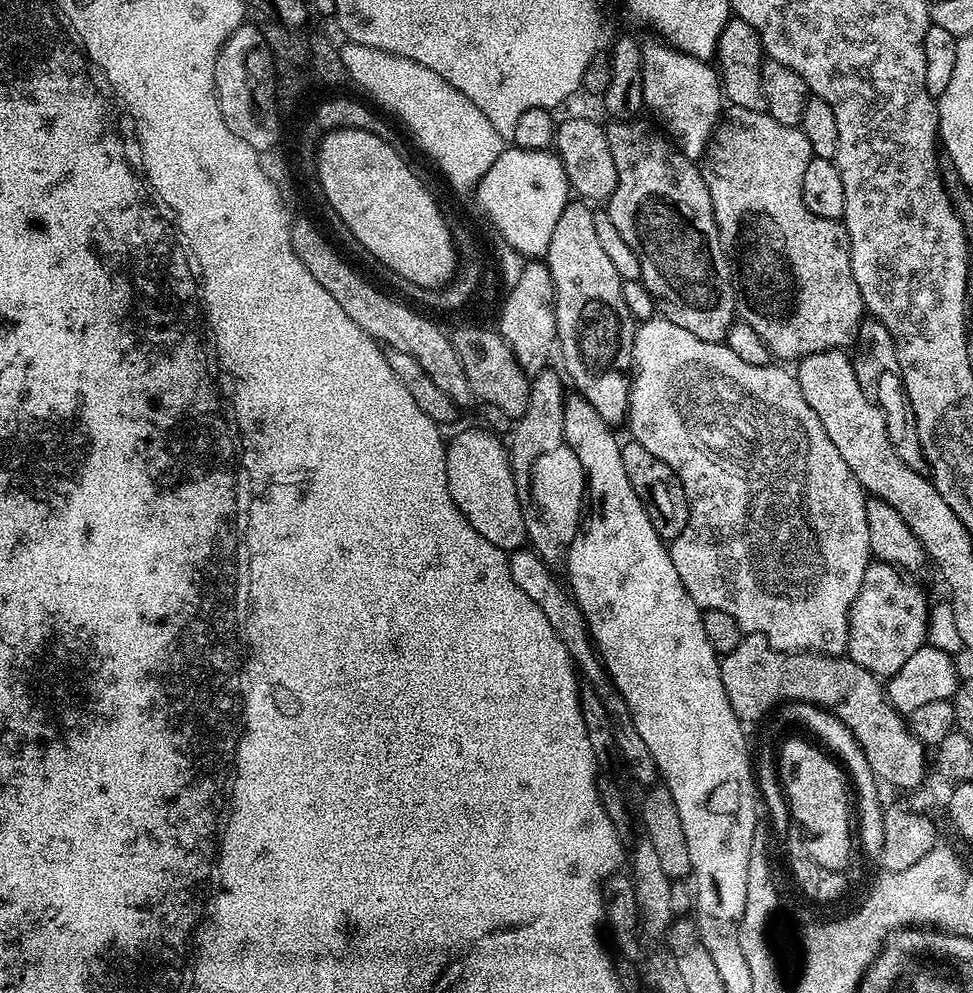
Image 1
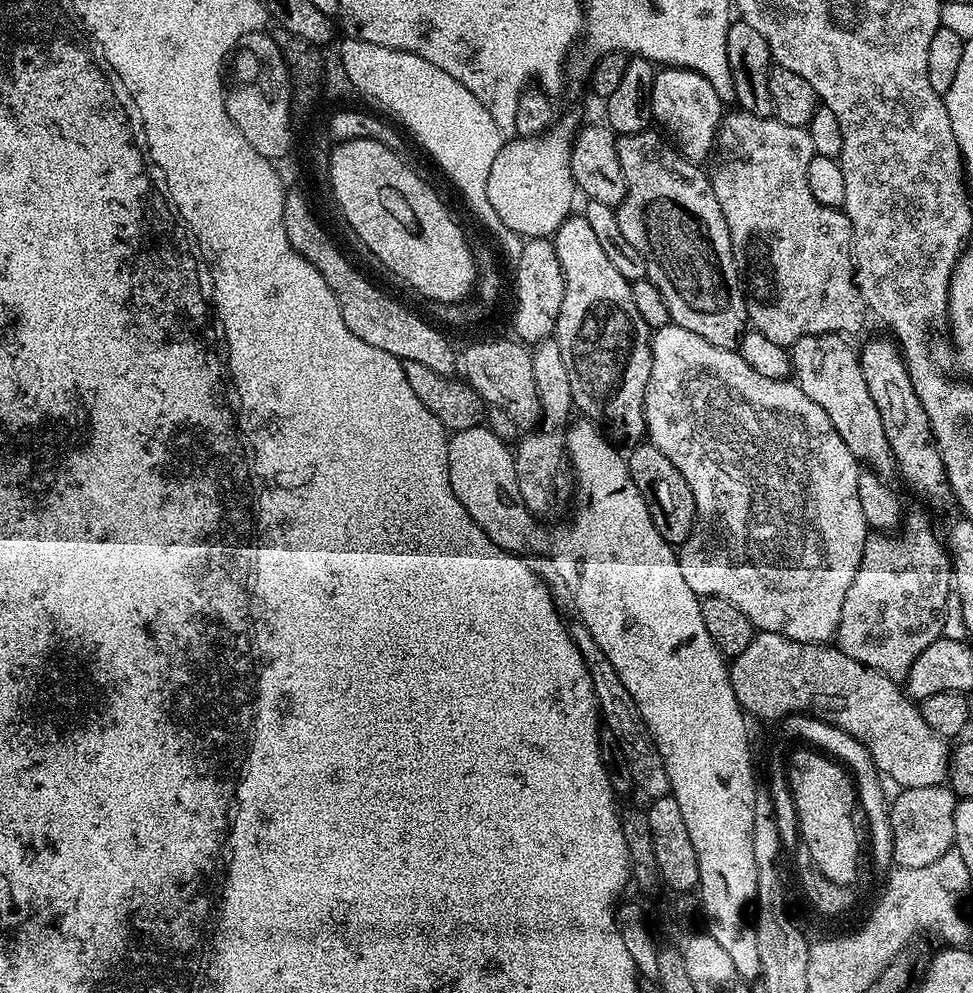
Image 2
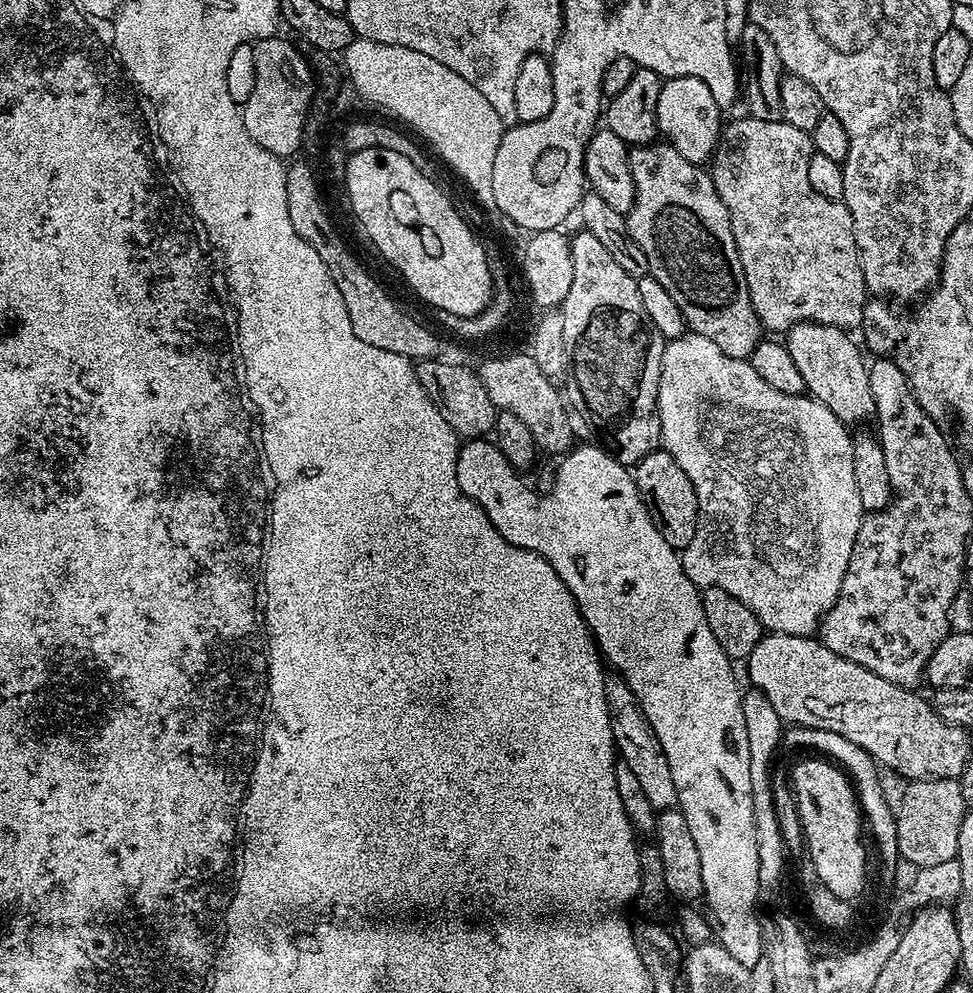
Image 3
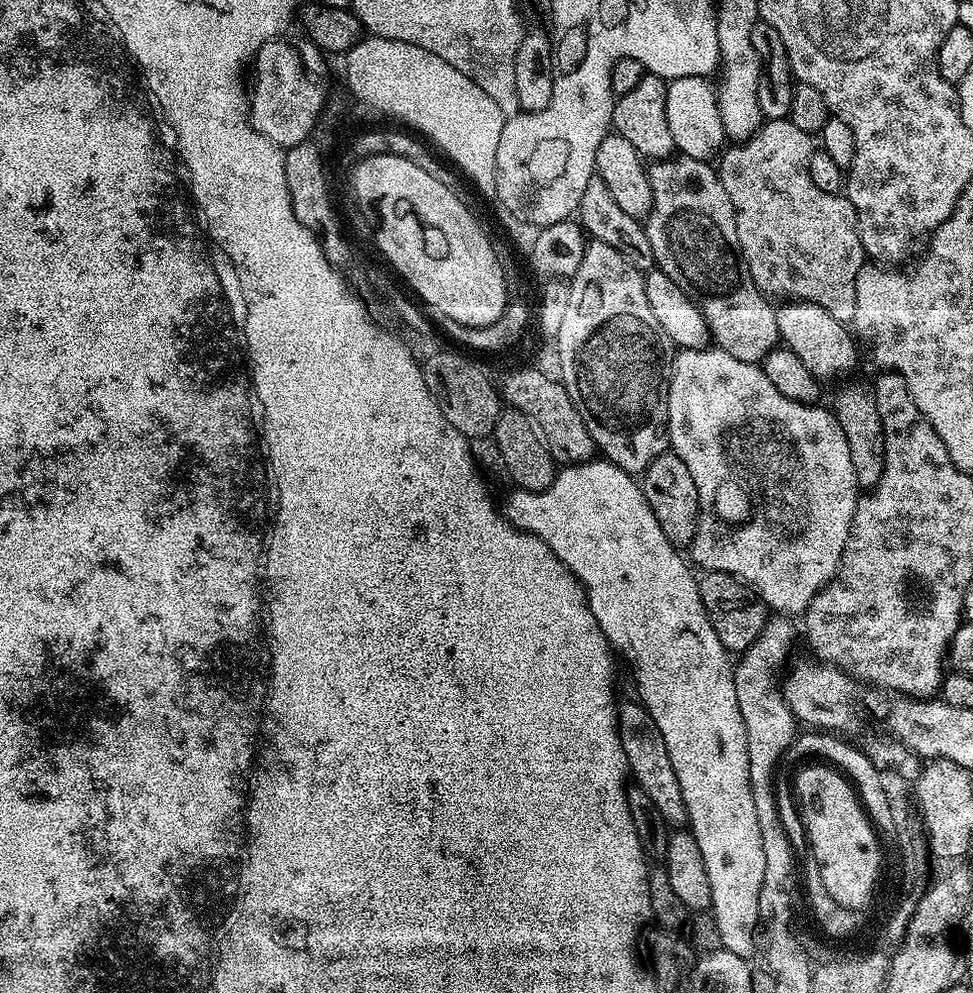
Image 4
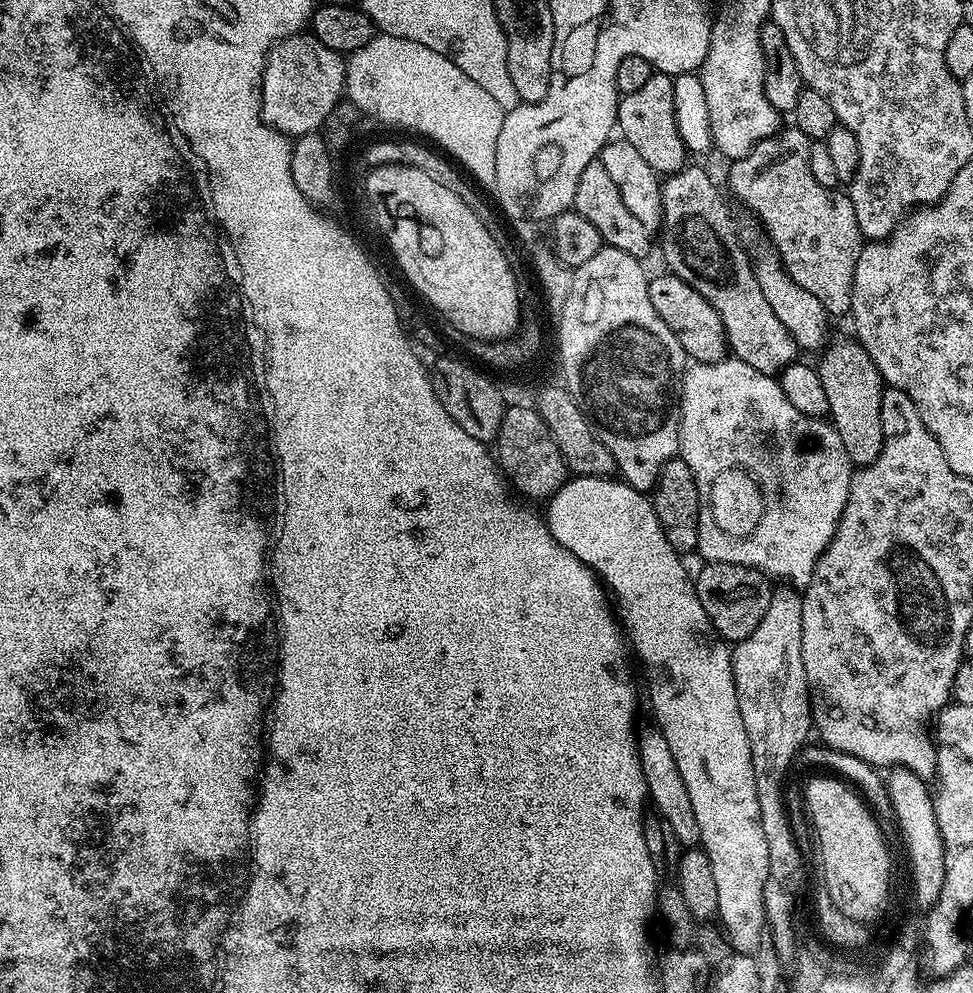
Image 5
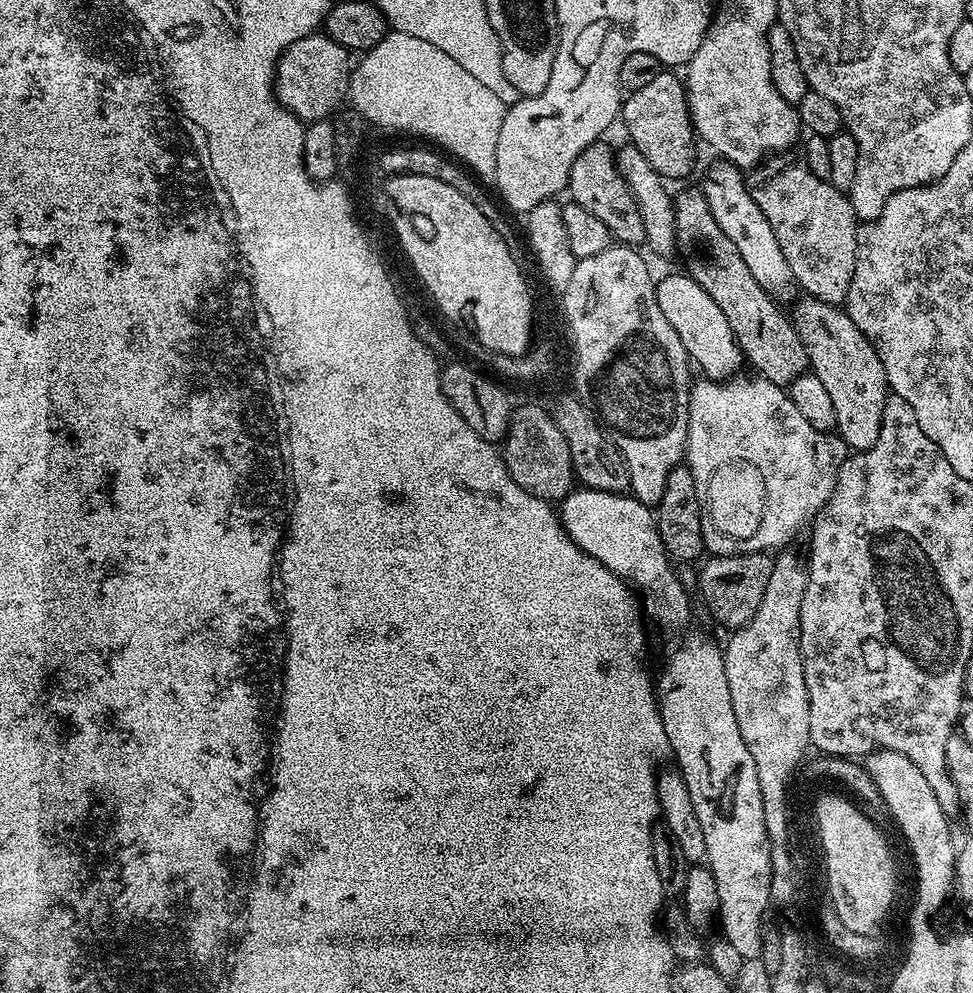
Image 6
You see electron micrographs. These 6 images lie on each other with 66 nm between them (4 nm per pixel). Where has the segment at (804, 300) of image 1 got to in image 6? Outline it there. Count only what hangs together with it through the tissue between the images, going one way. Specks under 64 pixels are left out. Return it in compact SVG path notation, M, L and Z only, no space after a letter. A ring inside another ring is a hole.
M785 150L773 155L747 173L750 198L758 202L762 214L774 226L774 238L778 238L786 262L790 262L797 285L803 291L805 288L811 299L840 306L848 299L858 250L858 221L852 201L833 184L813 174L808 163L794 153Z

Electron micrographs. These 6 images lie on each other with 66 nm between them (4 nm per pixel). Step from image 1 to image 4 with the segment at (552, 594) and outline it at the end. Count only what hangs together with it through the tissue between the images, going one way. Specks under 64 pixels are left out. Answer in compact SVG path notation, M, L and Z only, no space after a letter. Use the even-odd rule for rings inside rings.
M621 699L616 709L620 741L622 750L628 759L628 771L631 779L640 785L647 797L658 806L660 815L669 825L687 825L688 811L682 798L682 786L678 786L678 774L674 774L674 766L670 766L670 754L666 754L666 742L662 738L658 726L654 726L654 718L650 718L644 705L635 699L632 700Z

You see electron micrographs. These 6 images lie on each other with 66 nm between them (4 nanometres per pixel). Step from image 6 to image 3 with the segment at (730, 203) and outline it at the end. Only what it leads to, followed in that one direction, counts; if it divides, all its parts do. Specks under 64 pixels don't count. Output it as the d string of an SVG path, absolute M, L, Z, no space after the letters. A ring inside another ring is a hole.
M795 324L786 333L786 343L790 350L790 358L794 358L798 371L806 381L807 395L813 400L822 402L822 406L829 408L843 424L855 426L863 420L871 421L876 411L874 410L874 398L870 394L870 378L868 377L868 364L866 359L864 360L865 353L861 345L857 341L856 345L848 336L851 335L845 329L835 328L829 324Z

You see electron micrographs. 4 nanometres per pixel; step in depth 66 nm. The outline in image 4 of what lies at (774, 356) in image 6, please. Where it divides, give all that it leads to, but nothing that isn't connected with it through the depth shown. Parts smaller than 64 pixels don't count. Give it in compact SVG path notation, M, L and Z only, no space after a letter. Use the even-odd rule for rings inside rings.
M681 154L649 163L646 169L652 191L652 208L643 226L646 238L650 238L655 267L696 303L708 323L715 347L730 354L730 358L738 358L738 362L760 364L781 343L776 308L768 305L771 304L769 297L757 288L746 262L740 257L736 211L730 202L730 194L726 194L722 186L719 171L707 160L695 160Z

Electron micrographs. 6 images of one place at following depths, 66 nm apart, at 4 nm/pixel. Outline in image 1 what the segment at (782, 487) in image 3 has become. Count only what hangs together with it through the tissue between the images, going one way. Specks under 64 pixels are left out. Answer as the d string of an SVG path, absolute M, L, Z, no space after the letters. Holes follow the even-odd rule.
M663 318L643 321L637 327L634 346L632 347L632 359L634 361L634 375L632 376L632 389L628 399L626 428L632 431L630 433L631 439L638 441L642 446L646 446L646 450L650 450L650 454L655 454L657 458L662 458L662 462L666 462L666 466L670 466L670 470L674 470L674 474L678 474L678 478L686 490L686 498L688 499L686 530L682 530L682 534L678 534L678 538L671 541L670 551L672 561L674 562L674 570L678 570L678 578L682 578L682 586L686 586L690 598L694 598L694 602L701 610L722 610L722 614L730 614L730 618L734 618L734 622L738 622L741 633L757 632L762 634L767 638L768 645L771 648L777 648L780 652L818 652L821 656L843 657L848 650L848 619L850 618L852 603L854 598L858 598L858 590L862 586L862 578L866 574L870 561L873 559L872 547L870 546L870 526L866 526L866 506L868 505L868 500L866 499L864 488L858 482L858 478L854 478L850 466L846 466L846 461L842 458L842 454L838 454L834 442L830 442L829 436L826 435L826 430L822 430L822 422L818 422L818 414L814 414L814 410L810 410L810 402L806 402L806 398L802 398L800 383L797 382L795 375L789 369L788 372L784 369L787 367L777 366L772 362L762 366L750 366L750 362L742 362L742 358L738 358L738 354L734 354L734 350L730 350L727 343L715 344L714 342L706 342L702 338L694 338L694 334L690 334L690 330L682 330L682 326L674 326L674 322Z

